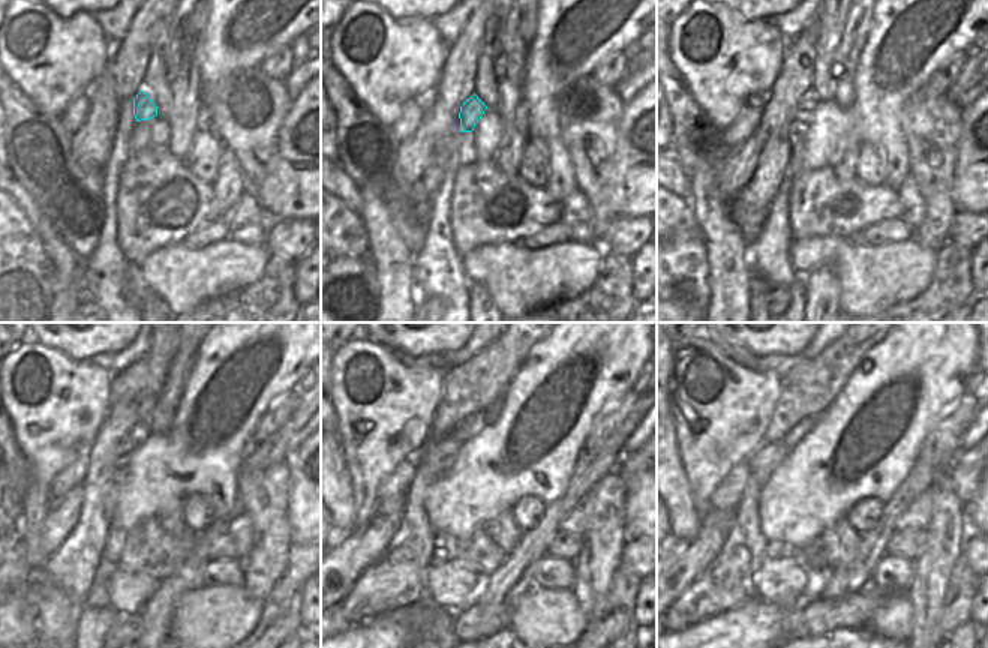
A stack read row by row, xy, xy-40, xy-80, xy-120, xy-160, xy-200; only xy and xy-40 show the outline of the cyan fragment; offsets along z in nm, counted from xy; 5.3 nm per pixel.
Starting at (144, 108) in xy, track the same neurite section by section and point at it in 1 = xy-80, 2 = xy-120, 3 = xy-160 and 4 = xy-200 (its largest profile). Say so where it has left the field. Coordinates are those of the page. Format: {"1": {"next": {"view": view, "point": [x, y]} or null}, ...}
{"1": {"next": {"view": "xy-80", "point": [804, 113]}}, "2": {"next": {"view": "xy-120", "point": [126, 447]}}, "3": {"next": {"view": "xy-160", "point": [438, 455]}}, "4": {"next": {"view": "xy-200", "point": [766, 458]}}}

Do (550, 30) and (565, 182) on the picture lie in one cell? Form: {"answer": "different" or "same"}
{"answer": "same"}

